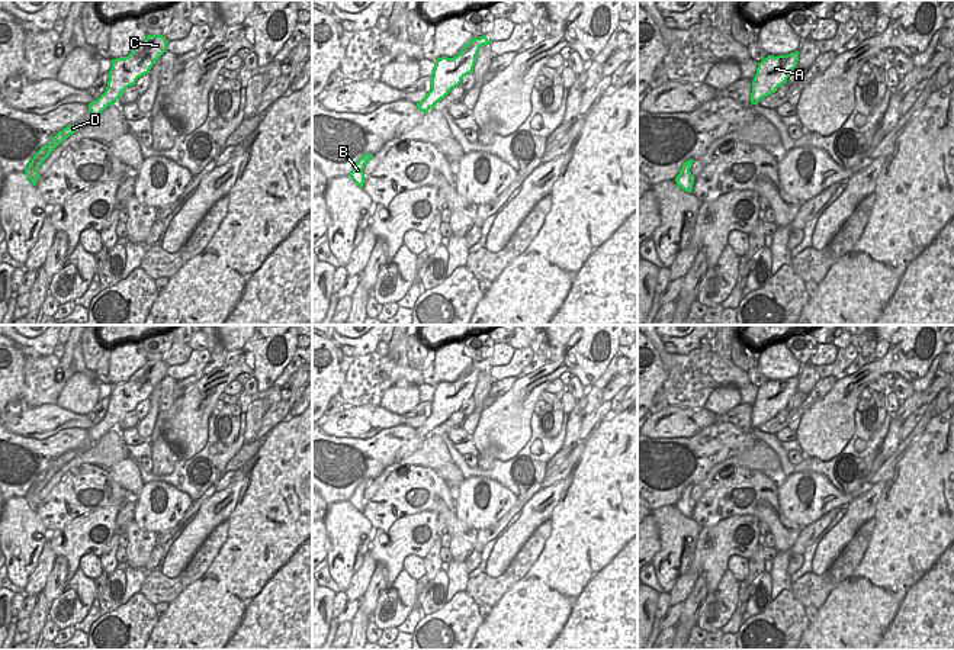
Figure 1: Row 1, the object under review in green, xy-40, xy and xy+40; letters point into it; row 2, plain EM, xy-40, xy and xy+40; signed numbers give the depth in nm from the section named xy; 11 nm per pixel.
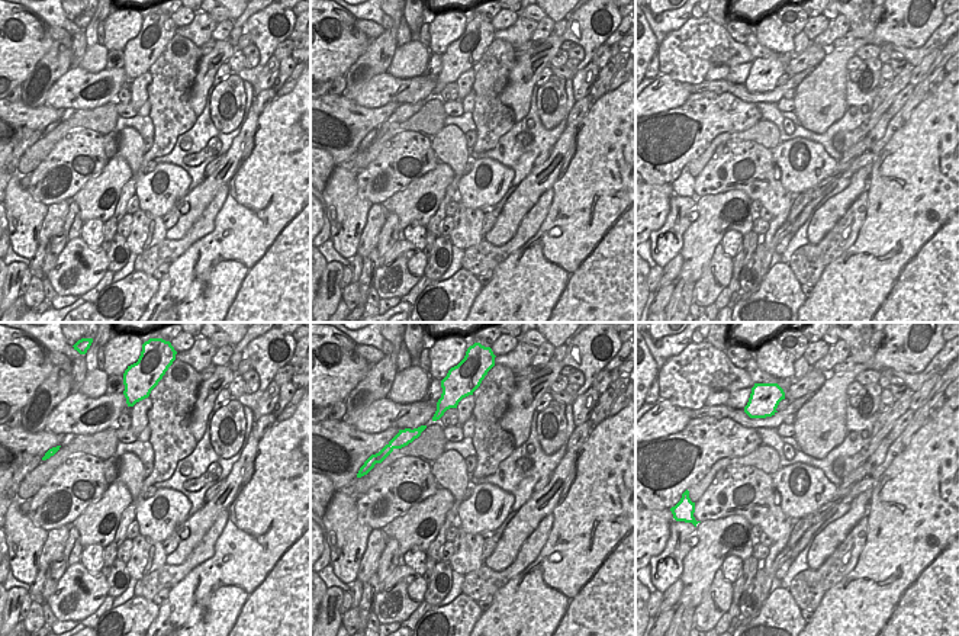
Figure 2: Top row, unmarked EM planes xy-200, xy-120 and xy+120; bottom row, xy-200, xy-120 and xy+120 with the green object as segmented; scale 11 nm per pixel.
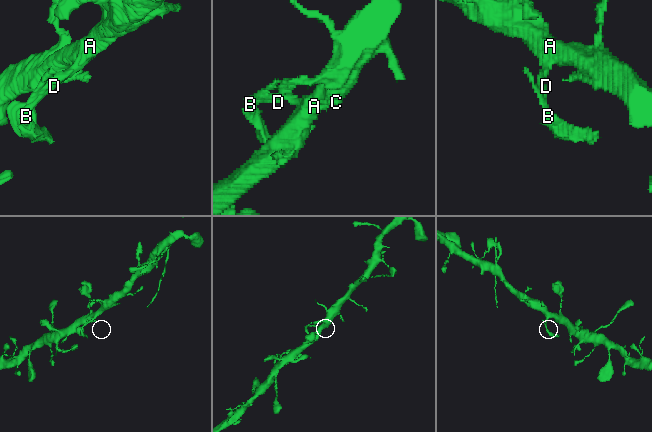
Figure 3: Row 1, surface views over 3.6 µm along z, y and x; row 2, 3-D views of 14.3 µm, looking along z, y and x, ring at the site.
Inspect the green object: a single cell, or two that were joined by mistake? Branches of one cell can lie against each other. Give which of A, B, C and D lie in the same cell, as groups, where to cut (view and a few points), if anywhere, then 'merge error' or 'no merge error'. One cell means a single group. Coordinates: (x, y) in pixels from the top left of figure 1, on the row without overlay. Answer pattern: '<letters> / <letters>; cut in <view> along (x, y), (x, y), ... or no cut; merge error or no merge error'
A B C D; no cut; no merge error

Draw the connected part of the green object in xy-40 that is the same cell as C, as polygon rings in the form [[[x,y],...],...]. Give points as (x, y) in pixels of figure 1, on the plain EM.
[[[147,360],[125,383],[112,384],[109,406],[105,418],[89,429],[93,441],[99,441],[107,431],[115,429],[123,416],[135,411],[136,405],[150,398],[155,386],[167,376],[163,360]]]

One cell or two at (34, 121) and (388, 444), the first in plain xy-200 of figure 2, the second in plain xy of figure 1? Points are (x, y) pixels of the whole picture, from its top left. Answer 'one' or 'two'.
one

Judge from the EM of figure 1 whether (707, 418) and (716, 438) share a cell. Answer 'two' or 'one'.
two

